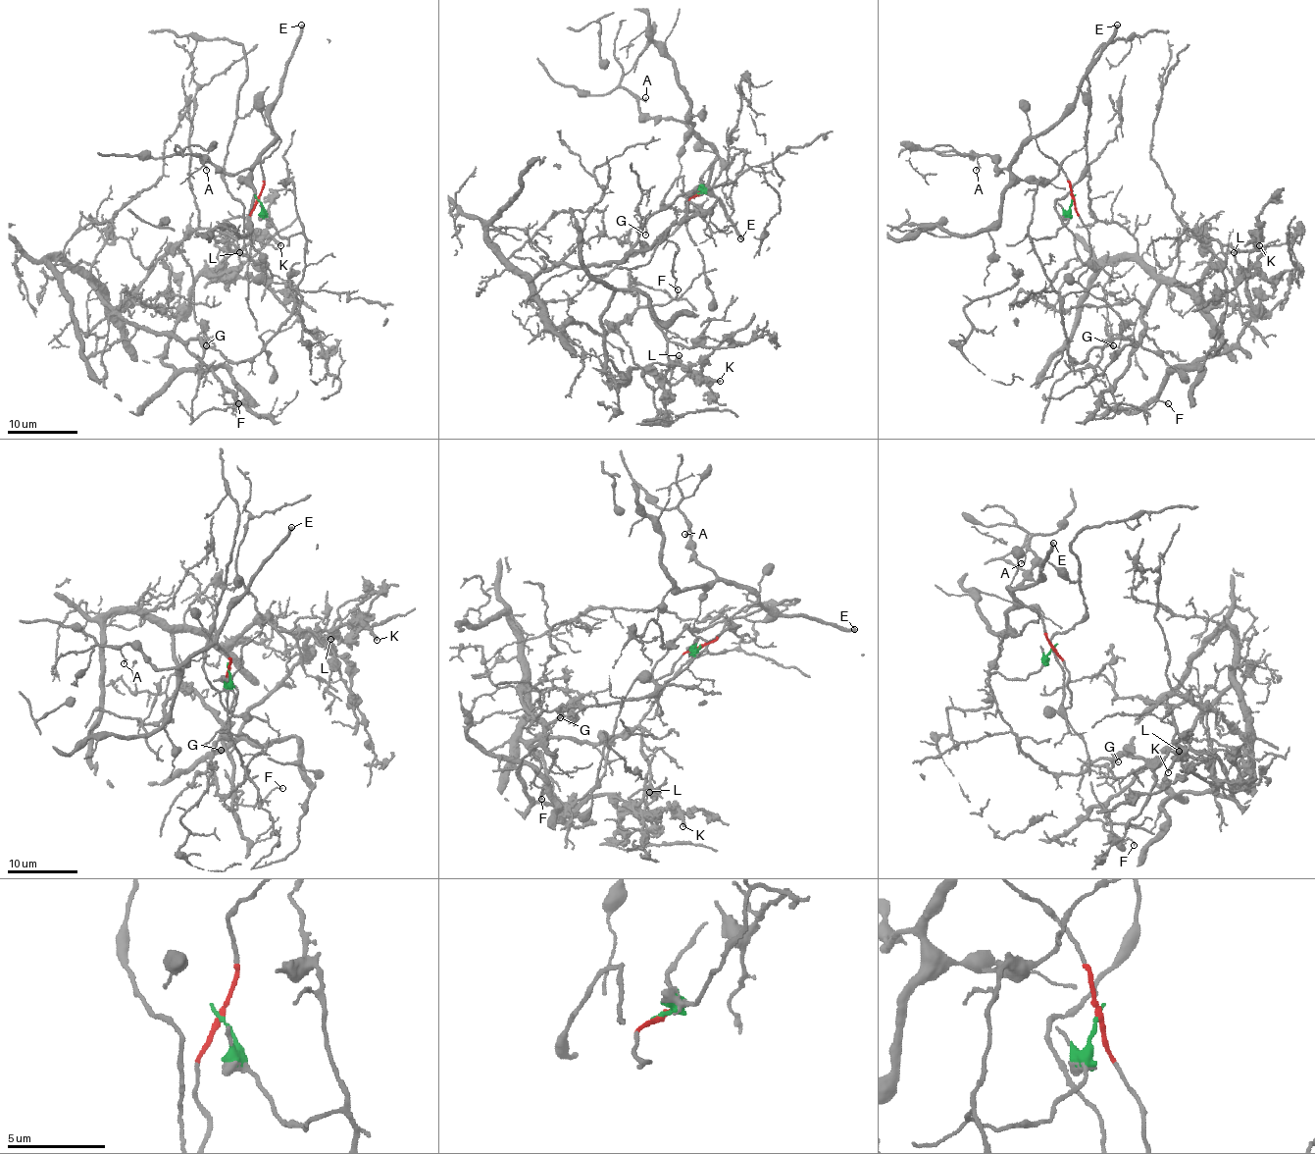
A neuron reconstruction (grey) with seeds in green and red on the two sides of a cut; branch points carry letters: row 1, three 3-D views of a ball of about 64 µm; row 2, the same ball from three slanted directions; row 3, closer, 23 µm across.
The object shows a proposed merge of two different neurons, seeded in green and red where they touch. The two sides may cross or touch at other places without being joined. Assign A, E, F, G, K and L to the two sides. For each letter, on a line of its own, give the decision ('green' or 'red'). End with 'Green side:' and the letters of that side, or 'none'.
A: red
E: red
F: green
G: green
K: green
L: green
Green side: F, G, K, L

